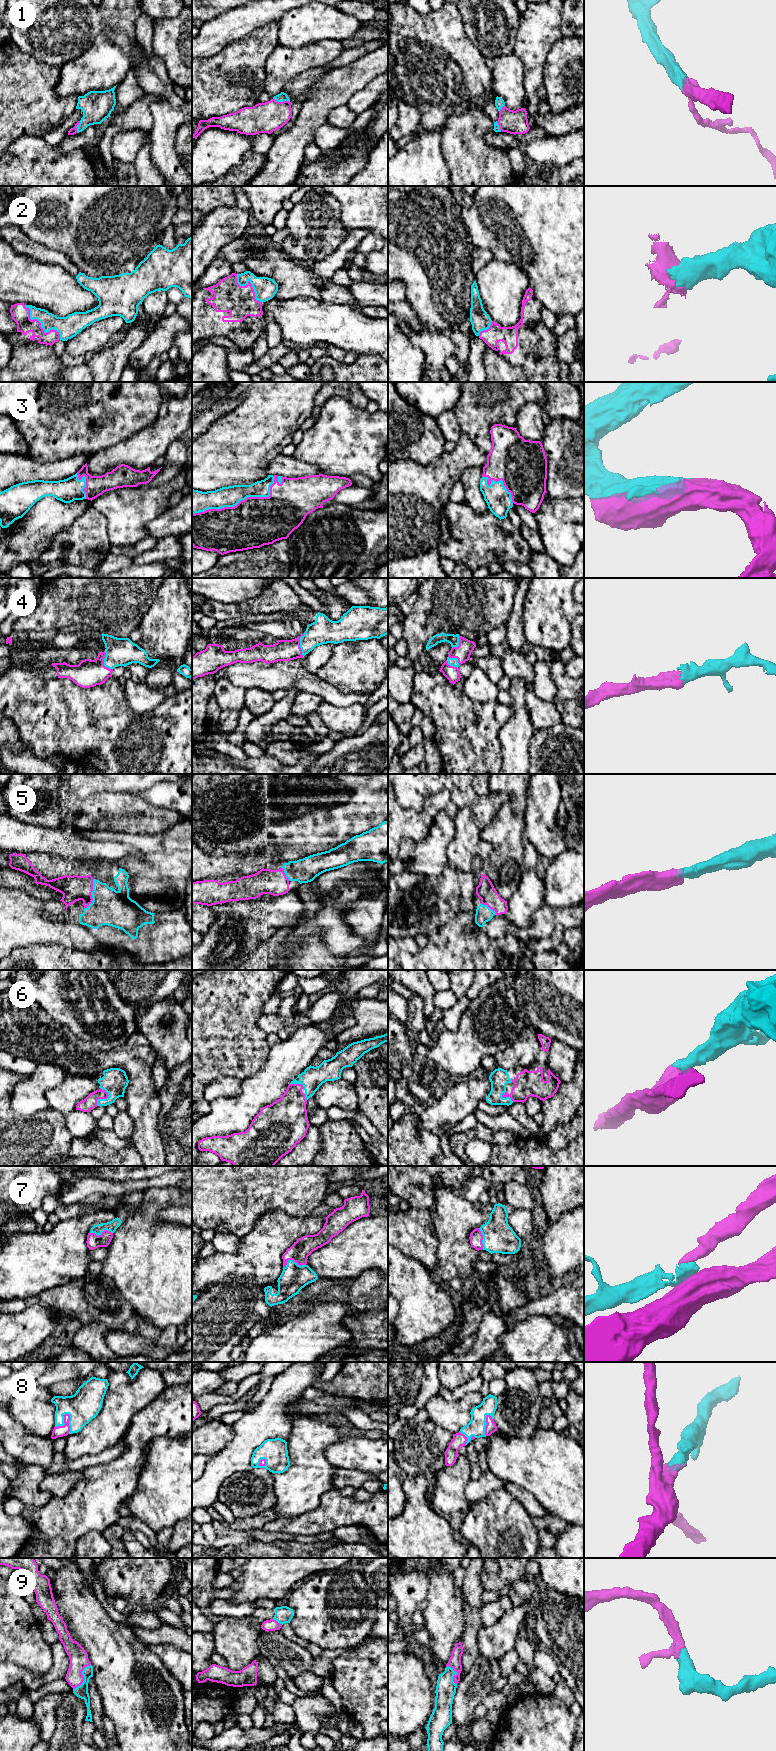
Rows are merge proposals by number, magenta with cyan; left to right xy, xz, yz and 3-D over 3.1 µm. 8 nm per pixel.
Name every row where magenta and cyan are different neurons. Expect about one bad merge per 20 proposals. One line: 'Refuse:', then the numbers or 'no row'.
Refuse: no row

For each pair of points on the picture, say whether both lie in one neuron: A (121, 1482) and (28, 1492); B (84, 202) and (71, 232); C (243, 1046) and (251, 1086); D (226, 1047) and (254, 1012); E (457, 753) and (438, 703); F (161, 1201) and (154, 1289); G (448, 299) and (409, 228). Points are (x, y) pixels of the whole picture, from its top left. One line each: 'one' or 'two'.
A: two
B: one
C: two
D: one
E: one
F: one
G: one

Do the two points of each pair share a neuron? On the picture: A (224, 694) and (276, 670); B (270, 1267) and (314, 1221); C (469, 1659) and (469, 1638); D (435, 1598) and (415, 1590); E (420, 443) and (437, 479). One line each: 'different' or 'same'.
A: different
B: same
C: same
D: different
E: different

